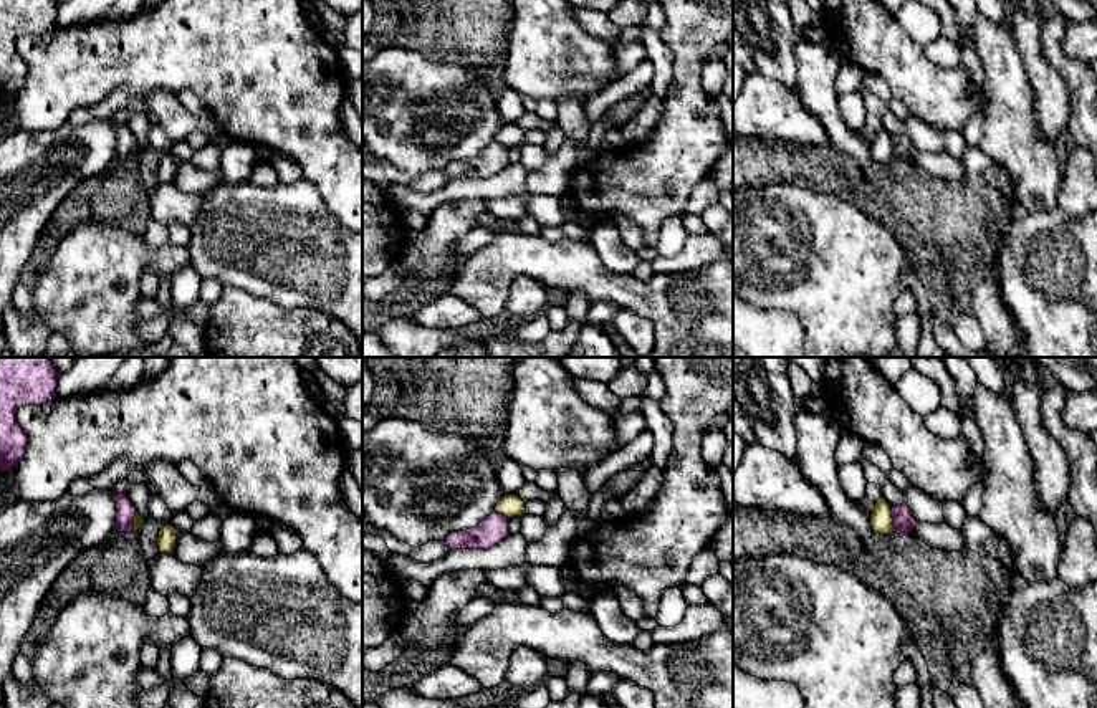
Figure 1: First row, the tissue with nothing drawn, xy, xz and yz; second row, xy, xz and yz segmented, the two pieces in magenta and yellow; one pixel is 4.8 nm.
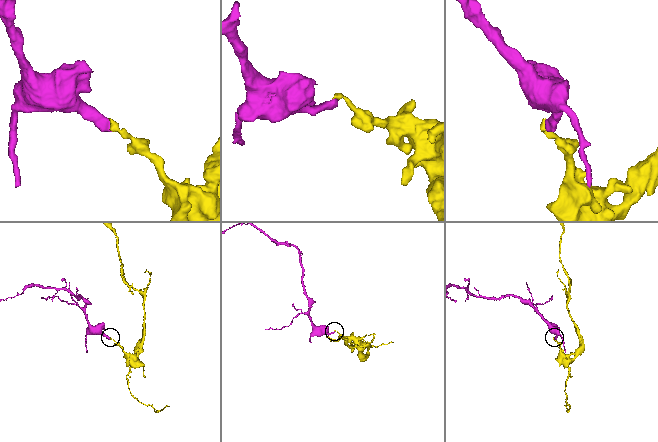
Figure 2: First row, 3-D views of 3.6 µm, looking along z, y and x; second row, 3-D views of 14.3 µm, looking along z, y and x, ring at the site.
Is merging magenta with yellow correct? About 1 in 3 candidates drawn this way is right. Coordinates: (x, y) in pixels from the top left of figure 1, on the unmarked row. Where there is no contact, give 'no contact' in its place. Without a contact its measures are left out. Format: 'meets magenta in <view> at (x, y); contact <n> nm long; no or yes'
meets magenta in yz at (894, 149); contact 120 nm long; no

